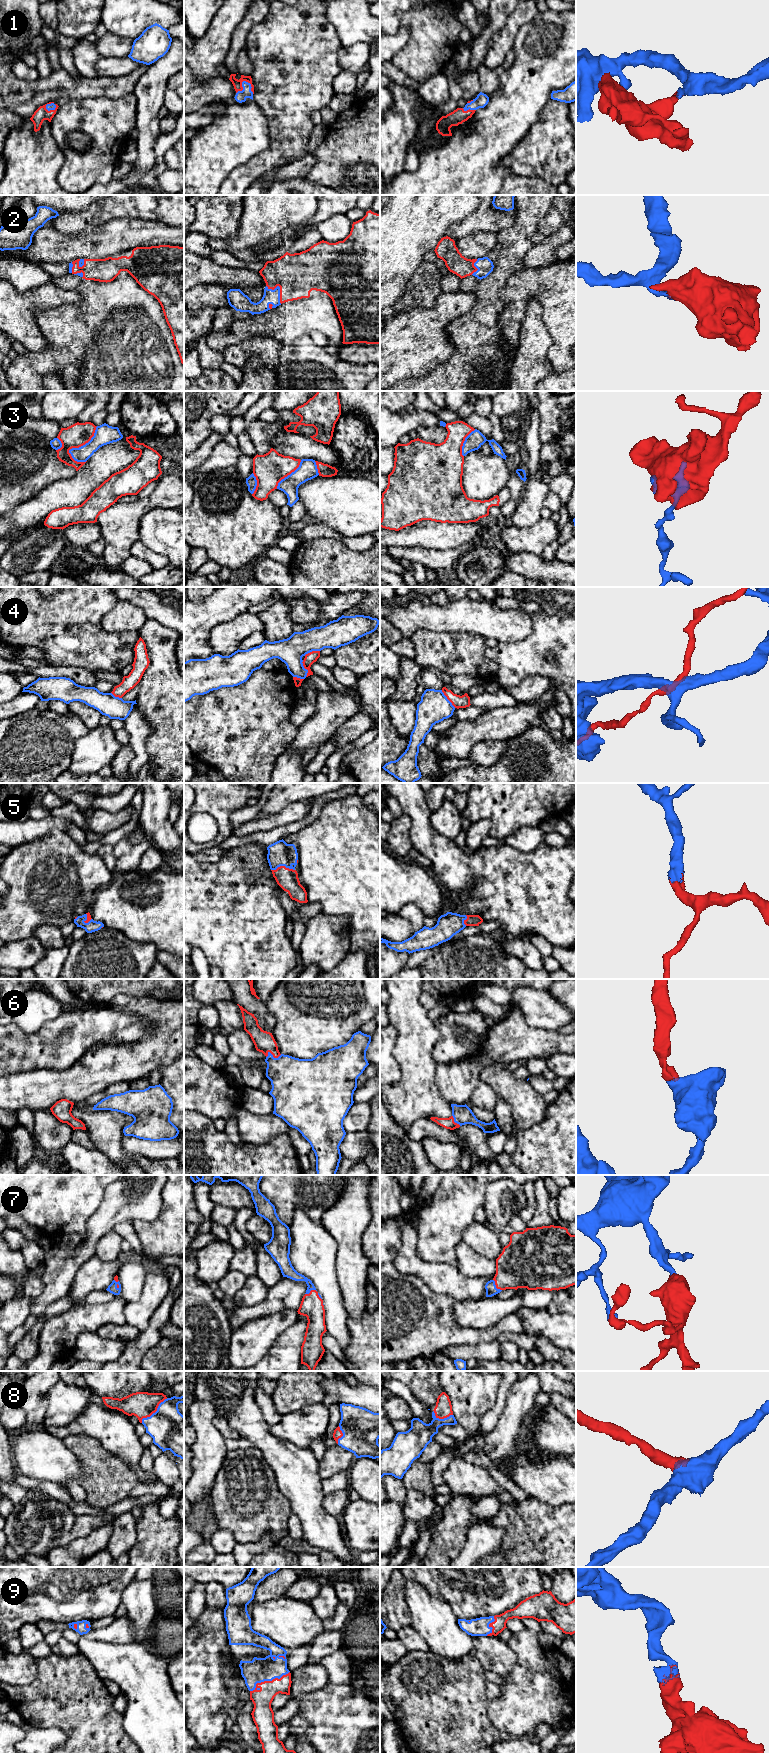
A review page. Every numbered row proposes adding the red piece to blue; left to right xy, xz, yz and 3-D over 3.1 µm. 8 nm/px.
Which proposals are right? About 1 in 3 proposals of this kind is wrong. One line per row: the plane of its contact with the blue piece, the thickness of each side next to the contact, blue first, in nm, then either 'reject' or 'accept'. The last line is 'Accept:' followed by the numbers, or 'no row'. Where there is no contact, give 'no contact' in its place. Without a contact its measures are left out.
1: xz | 90/70 nm | accept
2: xz | 120/340 nm | accept
3: xy | 160/190 nm | reject
4: xz | 200/90 nm | reject
5: xz | 200/170 nm | accept
6: xz | 340/170 nm | accept
7: yz | 90/360 nm | accept
8: xy | 320/200 nm | accept
9: xz | 200/160 nm | accept
Accept: 1, 2, 5, 6, 7, 8, 9

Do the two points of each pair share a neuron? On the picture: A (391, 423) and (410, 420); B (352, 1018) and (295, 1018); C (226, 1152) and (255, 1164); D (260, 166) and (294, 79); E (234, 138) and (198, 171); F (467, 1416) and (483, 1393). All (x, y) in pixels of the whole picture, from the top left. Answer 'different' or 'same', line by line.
A: same
B: same
C: same
D: same
E: same
F: same

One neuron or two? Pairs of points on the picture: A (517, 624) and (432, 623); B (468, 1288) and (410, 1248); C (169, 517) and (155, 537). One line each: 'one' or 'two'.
A: one
B: one
C: one

